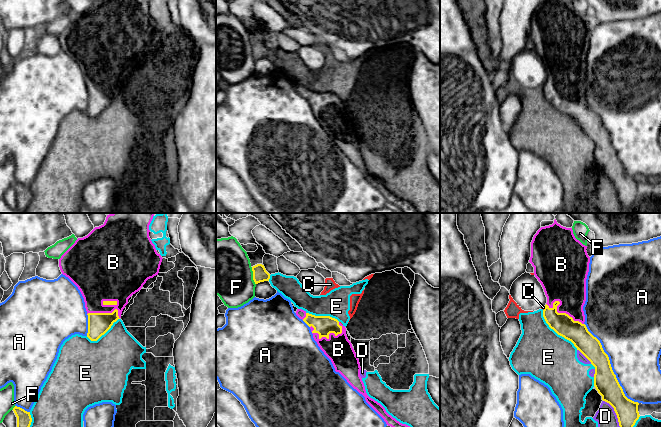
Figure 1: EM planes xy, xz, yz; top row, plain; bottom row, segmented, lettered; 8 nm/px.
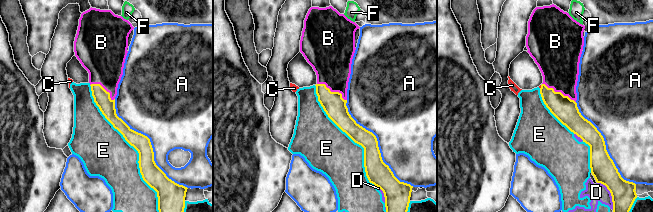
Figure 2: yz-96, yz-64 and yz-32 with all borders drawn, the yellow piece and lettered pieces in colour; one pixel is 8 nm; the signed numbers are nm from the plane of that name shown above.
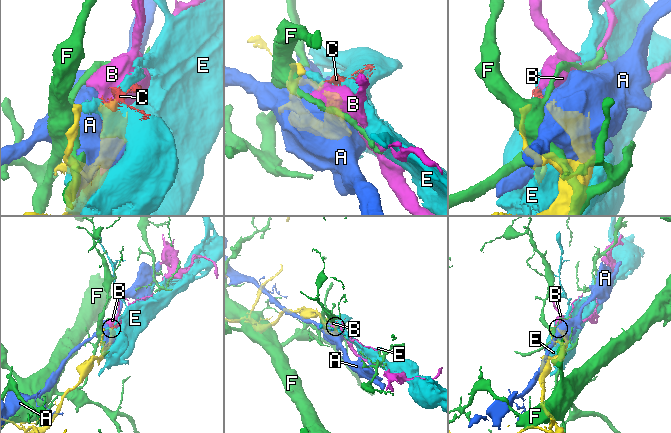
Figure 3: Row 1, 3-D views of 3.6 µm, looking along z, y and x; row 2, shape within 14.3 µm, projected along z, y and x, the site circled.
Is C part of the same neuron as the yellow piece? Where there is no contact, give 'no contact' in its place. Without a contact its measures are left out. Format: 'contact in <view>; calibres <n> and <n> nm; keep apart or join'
contact in yz; calibres 170 and 20 nm; keep apart

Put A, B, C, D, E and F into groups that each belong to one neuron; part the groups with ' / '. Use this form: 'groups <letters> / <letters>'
groups A / B / C D E / F

